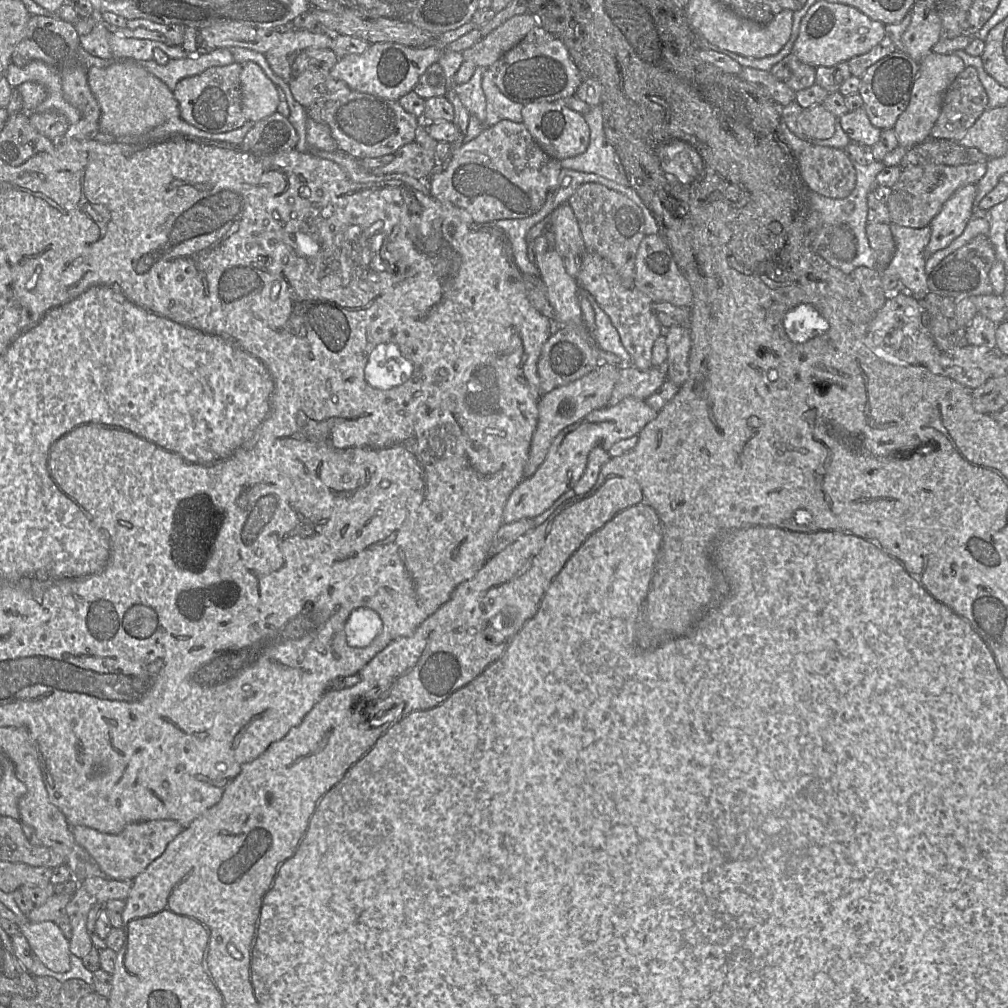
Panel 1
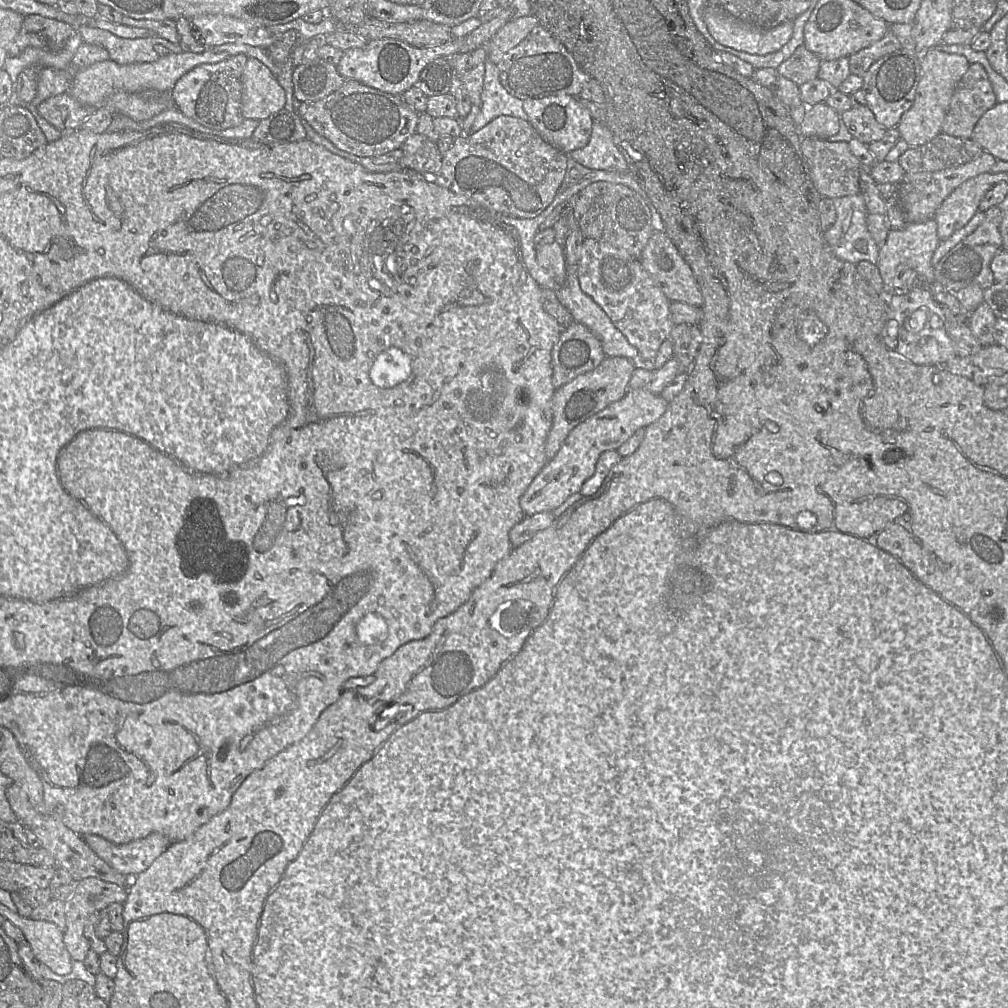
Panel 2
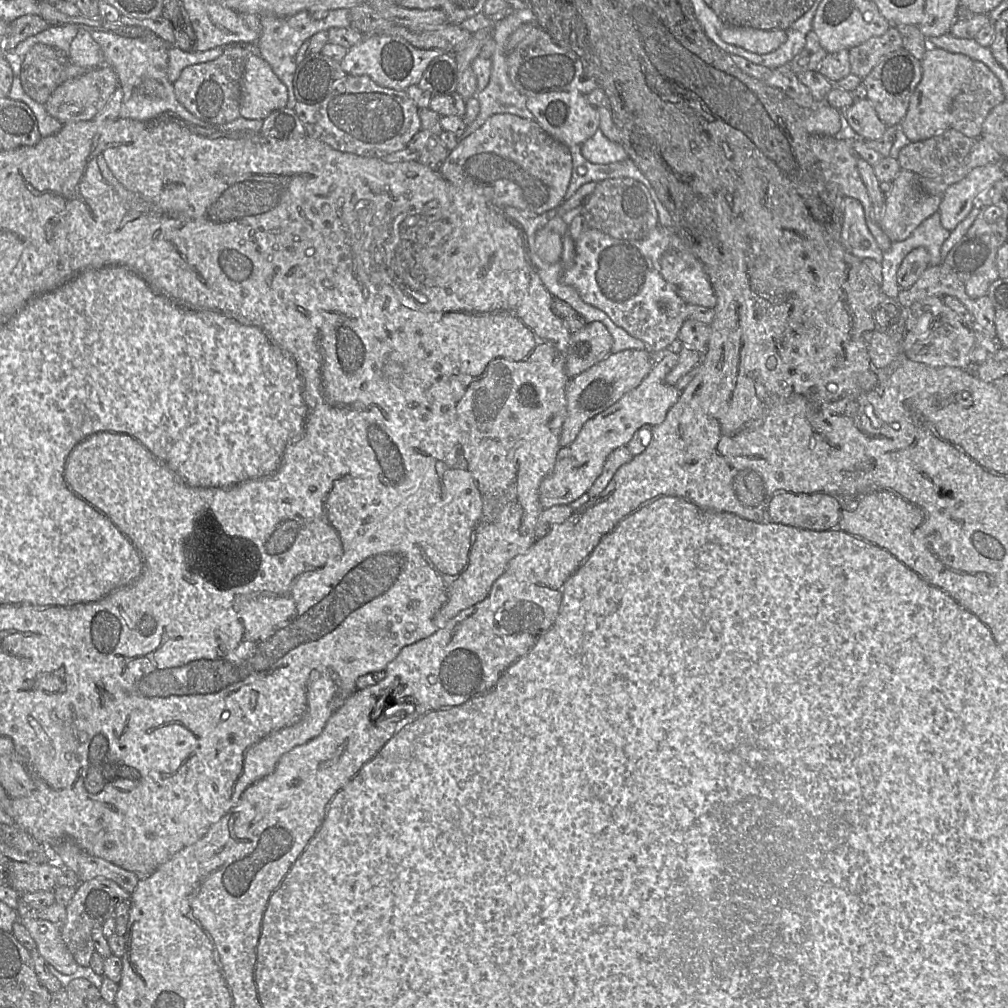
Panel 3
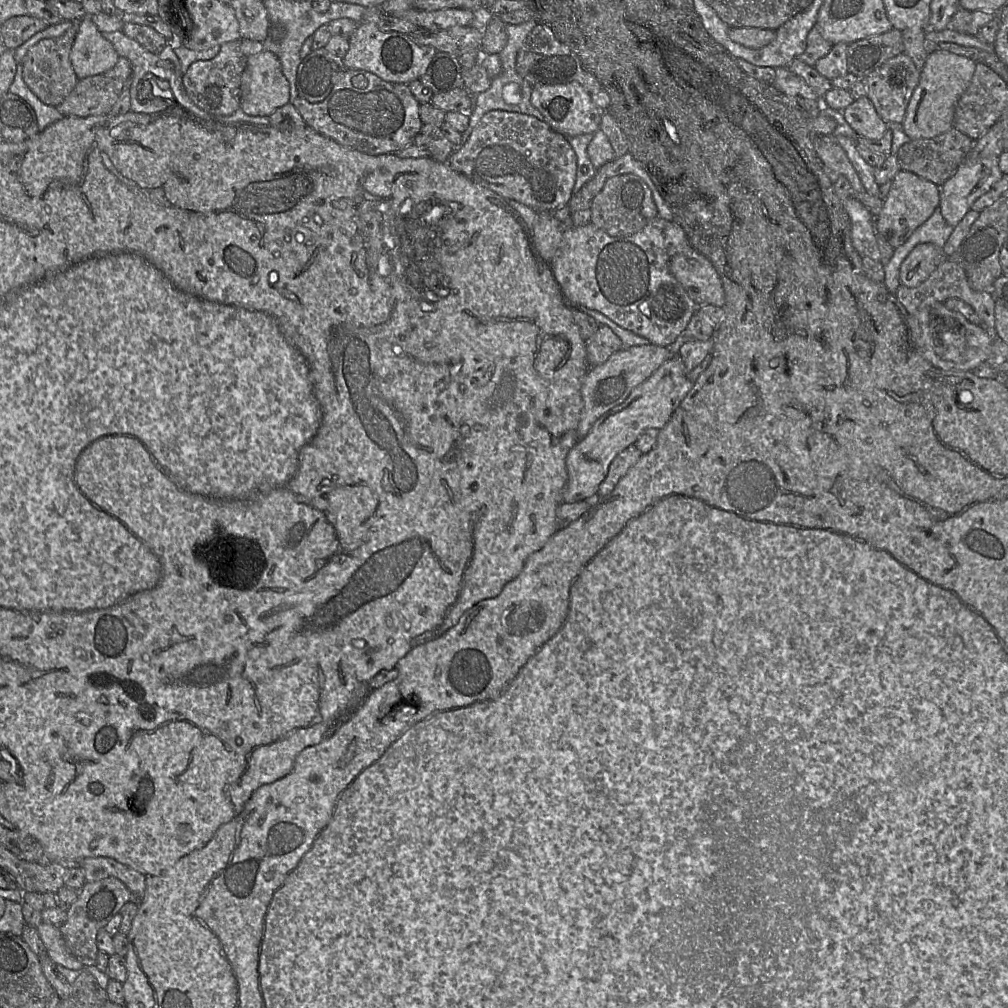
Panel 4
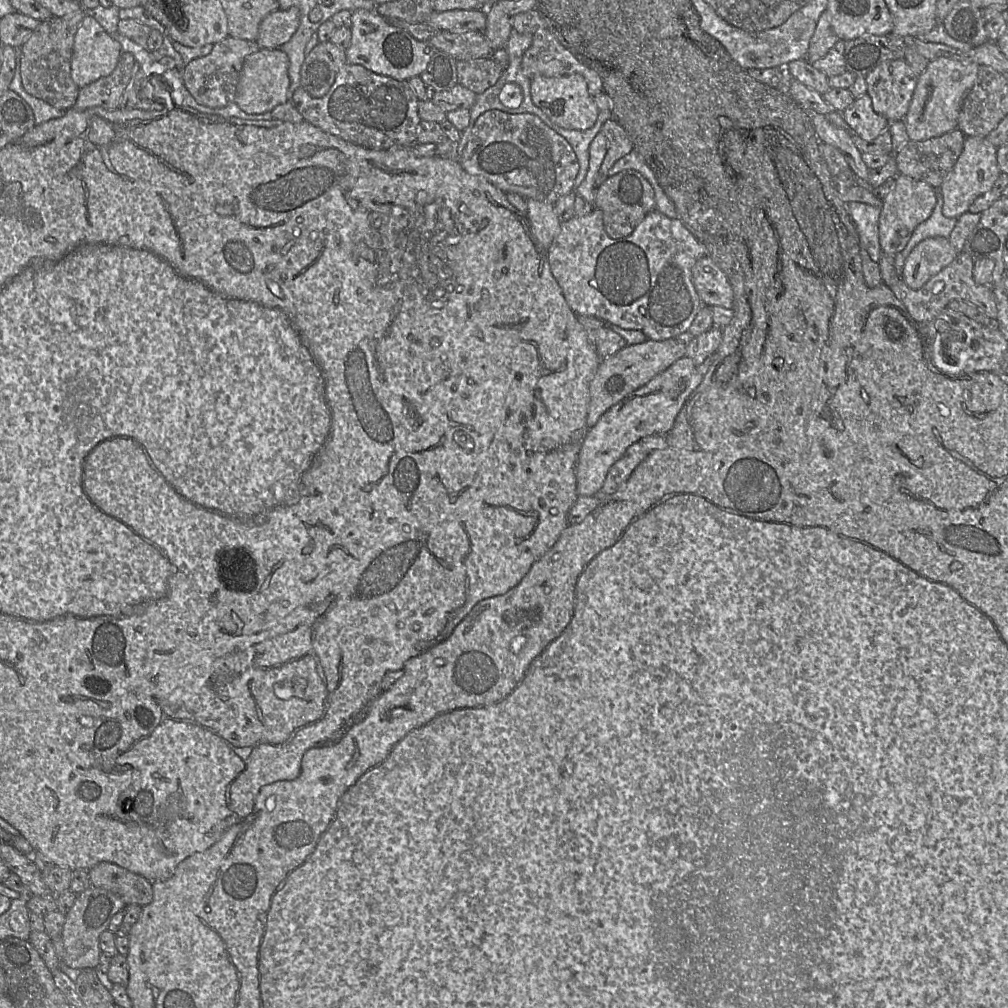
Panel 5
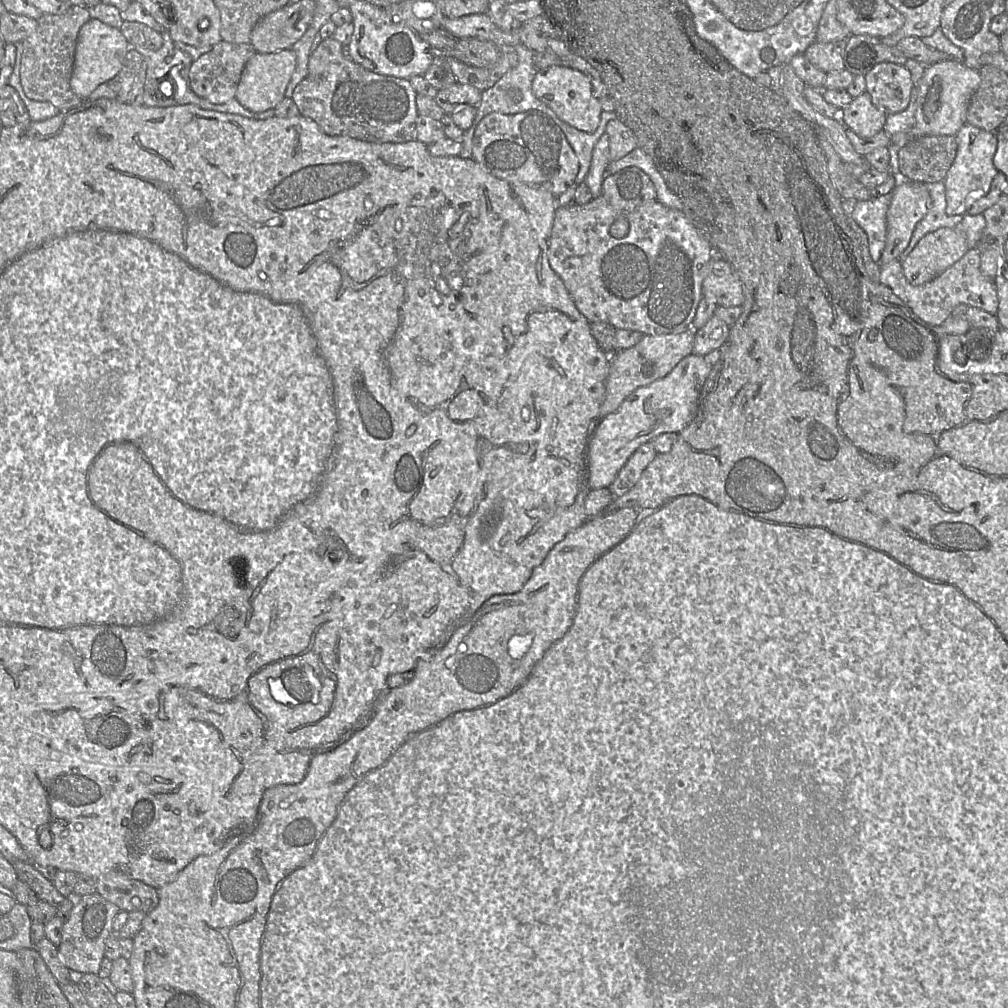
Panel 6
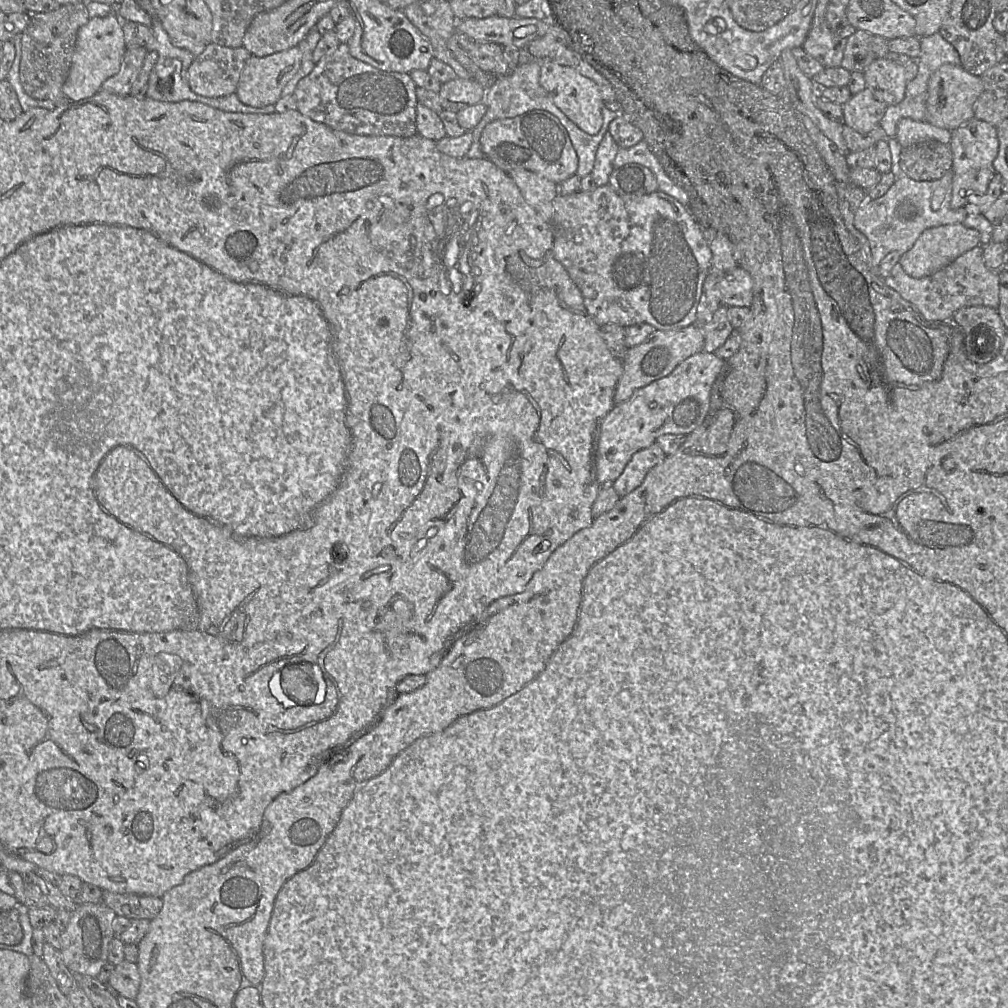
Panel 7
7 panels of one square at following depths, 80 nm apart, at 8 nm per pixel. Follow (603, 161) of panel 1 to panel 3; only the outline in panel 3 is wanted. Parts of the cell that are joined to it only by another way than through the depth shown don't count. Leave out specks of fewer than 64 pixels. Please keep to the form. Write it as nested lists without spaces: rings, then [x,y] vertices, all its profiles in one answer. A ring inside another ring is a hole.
[[[600,128],[582,144],[581,153],[588,162],[598,165],[620,162],[628,158],[621,144],[609,140]]]

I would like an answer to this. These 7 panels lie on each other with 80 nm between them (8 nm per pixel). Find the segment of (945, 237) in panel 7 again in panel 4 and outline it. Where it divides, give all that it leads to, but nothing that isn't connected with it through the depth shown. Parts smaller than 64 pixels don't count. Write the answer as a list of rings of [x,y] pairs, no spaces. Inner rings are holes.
[[[932,243],[916,245],[900,266],[900,283],[915,288],[924,282],[947,257]]]

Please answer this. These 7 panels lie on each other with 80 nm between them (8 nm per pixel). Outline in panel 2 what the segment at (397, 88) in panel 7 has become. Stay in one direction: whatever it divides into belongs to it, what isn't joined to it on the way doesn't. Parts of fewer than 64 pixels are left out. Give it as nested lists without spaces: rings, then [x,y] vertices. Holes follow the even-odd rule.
[[[352,79],[346,80],[338,90],[323,99],[298,104],[296,112],[302,121],[308,123],[318,134],[342,151],[368,158],[399,149],[408,137],[416,133],[420,116],[405,102],[402,95],[386,93]]]

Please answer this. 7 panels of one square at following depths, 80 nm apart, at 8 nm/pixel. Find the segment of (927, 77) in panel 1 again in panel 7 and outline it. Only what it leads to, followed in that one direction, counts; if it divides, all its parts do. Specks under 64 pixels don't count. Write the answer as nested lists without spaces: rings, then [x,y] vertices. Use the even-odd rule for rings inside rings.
[[[952,64],[940,66],[929,78],[926,121],[939,128],[955,130],[964,122],[974,118],[974,104],[982,91],[981,77],[970,74],[962,66]]]

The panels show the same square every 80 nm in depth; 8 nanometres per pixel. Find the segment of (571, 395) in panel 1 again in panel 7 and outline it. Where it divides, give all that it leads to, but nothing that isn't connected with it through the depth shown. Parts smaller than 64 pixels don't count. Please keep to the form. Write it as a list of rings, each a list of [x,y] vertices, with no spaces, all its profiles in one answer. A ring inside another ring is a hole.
[[[691,324],[676,330],[655,330],[643,343],[629,347],[622,359],[623,372],[618,380],[614,404],[631,397],[635,390],[669,375],[688,357],[703,350],[704,334],[699,324]]]

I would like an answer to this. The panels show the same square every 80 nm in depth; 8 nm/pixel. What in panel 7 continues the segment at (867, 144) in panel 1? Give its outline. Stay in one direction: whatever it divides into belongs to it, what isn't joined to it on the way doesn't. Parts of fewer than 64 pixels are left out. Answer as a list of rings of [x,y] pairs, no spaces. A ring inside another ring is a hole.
[[[865,87],[843,105],[842,123],[866,134],[880,126],[887,107],[885,103],[876,100],[870,89]]]

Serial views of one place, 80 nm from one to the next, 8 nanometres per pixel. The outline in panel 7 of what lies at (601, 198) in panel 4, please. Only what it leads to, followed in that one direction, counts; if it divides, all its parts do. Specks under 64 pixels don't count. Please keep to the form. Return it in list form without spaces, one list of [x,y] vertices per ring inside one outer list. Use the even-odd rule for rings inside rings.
[[[626,164],[614,169],[608,185],[624,199],[637,198],[658,190],[653,172],[640,164]]]

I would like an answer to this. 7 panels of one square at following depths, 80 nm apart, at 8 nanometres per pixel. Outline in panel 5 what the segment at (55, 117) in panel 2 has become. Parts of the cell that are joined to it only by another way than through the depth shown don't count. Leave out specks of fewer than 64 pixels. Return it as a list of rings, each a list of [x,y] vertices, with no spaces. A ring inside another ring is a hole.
[[[122,51],[112,73],[79,88],[79,94],[72,109],[85,110],[102,107],[114,110],[119,108],[123,93],[136,73],[137,62],[133,54]]]

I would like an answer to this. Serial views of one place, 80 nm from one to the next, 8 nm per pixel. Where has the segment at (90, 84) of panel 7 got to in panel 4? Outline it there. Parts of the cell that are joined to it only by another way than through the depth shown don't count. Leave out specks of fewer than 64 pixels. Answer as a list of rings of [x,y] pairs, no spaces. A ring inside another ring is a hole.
[[[85,15],[78,22],[70,51],[70,61],[78,80],[110,70],[118,58],[113,45],[102,36],[91,18]]]

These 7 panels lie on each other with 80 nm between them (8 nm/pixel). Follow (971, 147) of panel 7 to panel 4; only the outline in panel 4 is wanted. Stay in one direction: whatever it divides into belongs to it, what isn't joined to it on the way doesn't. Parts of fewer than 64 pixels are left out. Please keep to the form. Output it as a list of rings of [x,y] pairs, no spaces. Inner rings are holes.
[[[971,150],[956,172],[940,186],[939,208],[943,218],[949,225],[955,227],[971,209],[972,204],[1001,179],[1003,173],[998,162],[999,157],[979,157]]]

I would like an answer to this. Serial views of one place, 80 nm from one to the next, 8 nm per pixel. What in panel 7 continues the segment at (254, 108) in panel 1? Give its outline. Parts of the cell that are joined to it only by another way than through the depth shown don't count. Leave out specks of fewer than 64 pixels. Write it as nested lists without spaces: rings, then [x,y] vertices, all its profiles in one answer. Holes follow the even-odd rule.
[[[299,47],[265,57],[251,56],[241,72],[235,94],[252,107],[275,104],[290,79],[299,71],[302,52]]]

